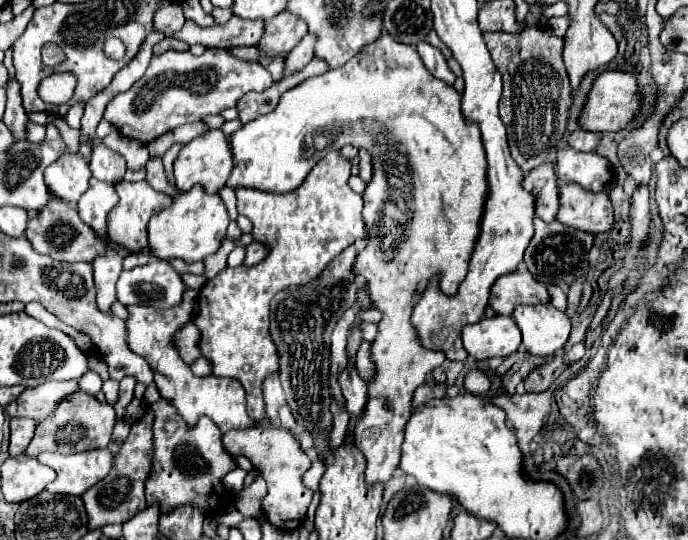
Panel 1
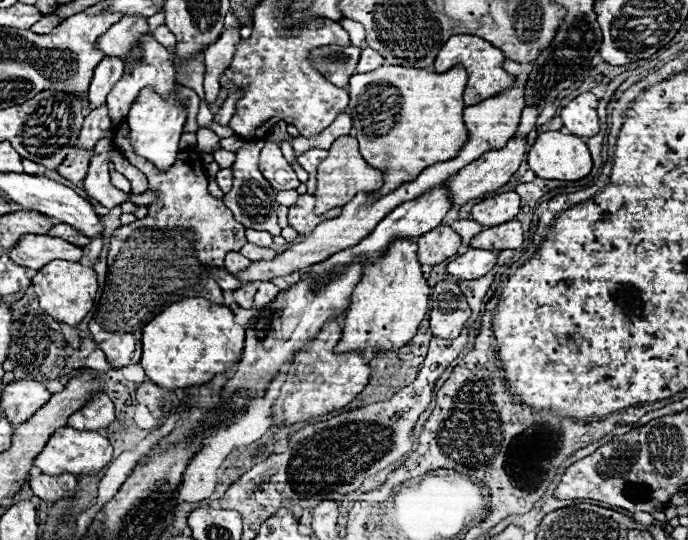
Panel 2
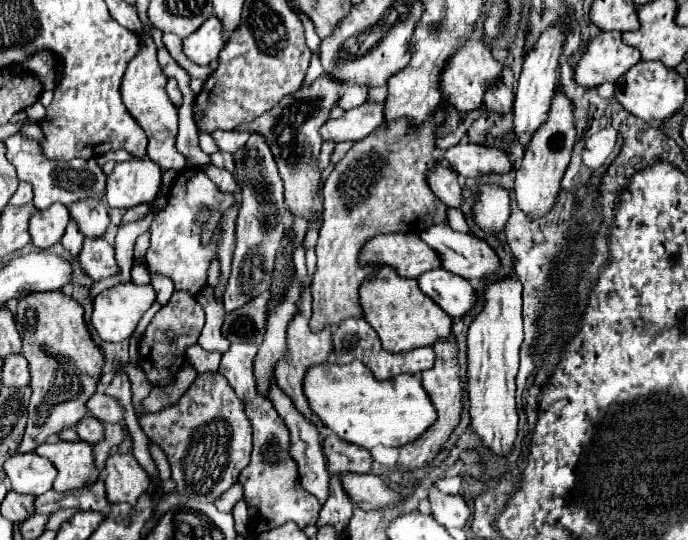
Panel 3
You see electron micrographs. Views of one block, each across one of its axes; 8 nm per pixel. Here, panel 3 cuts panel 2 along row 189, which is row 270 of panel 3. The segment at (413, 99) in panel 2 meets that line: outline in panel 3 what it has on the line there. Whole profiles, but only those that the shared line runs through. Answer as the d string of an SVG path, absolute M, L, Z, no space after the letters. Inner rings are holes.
M382 266L374 280L364 282L360 288L360 302L364 308L364 318L378 332L384 350L388 352L408 352L422 346L432 346L438 340L446 340L452 334L452 318L436 306L418 286L414 278L400 278L390 266Z

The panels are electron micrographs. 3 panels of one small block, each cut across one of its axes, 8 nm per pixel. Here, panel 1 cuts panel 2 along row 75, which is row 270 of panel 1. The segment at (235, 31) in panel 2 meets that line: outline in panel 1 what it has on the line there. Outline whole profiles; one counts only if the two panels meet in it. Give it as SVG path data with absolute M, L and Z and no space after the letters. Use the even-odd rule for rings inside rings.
M224 240L222 242L222 246L220 246L220 250L212 256L208 256L208 258L204 258L204 264L206 264L206 272L204 272L204 276L210 280L210 278L214 278L220 270L224 270L226 268L226 261L230 252L234 250L234 242L232 240Z

